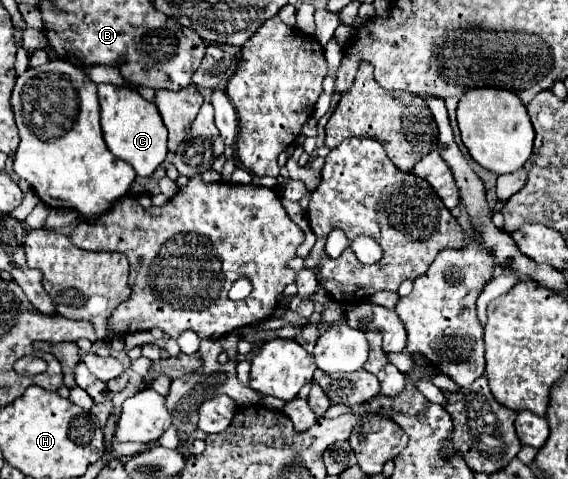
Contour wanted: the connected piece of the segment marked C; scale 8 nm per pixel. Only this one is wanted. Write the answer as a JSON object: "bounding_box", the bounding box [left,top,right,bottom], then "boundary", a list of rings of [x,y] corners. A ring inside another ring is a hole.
{"bounding_box":[98,84,168,176],"boundary":[[[98,84],[98,100],[102,108],[102,132],[108,144],[108,150],[128,162],[138,176],[150,176],[168,154],[168,130],[160,118],[160,112],[154,102],[144,100],[136,90],[128,86]]]}

